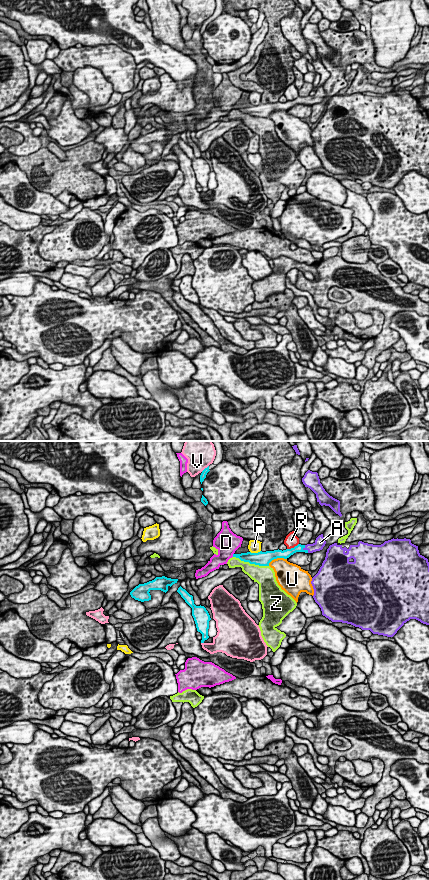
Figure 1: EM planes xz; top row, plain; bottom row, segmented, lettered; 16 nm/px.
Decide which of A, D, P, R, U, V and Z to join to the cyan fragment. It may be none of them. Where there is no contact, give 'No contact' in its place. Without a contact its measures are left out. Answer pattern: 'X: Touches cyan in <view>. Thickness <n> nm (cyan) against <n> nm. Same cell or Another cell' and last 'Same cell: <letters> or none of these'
A: Touches cyan in xz. Thickness 130 nm (cyan) against 160 nm. Same cell
D: Touches cyan in xz. Thickness 160 nm (cyan) against 360 nm. Another cell
P: Touches cyan in xz. Thickness 220 nm (cyan) against 200 nm. Another cell
R: Touches cyan in xz. Thickness 140 nm (cyan) against 220 nm. Another cell
U: Touches cyan in xz. Thickness 220 nm (cyan) against 320 nm. Another cell
V: Touches cyan in xz. Thickness 100 nm (cyan) against 360 nm. Another cell
Z: Touches cyan in xz. Thickness 220 nm (cyan) against 280 nm. Another cell
Same cell: A

